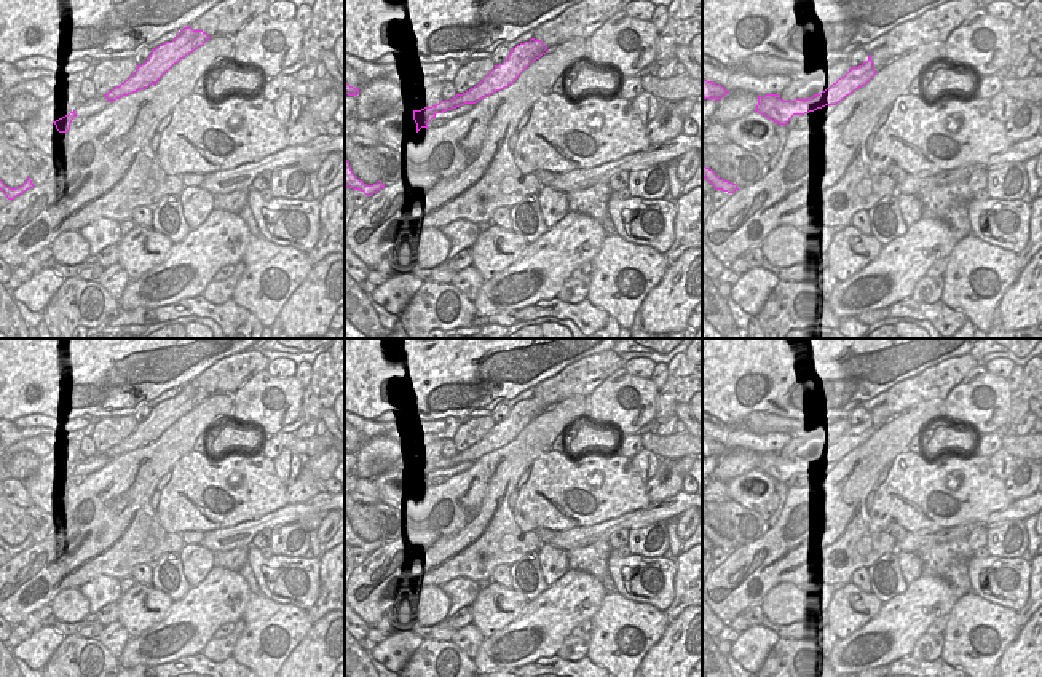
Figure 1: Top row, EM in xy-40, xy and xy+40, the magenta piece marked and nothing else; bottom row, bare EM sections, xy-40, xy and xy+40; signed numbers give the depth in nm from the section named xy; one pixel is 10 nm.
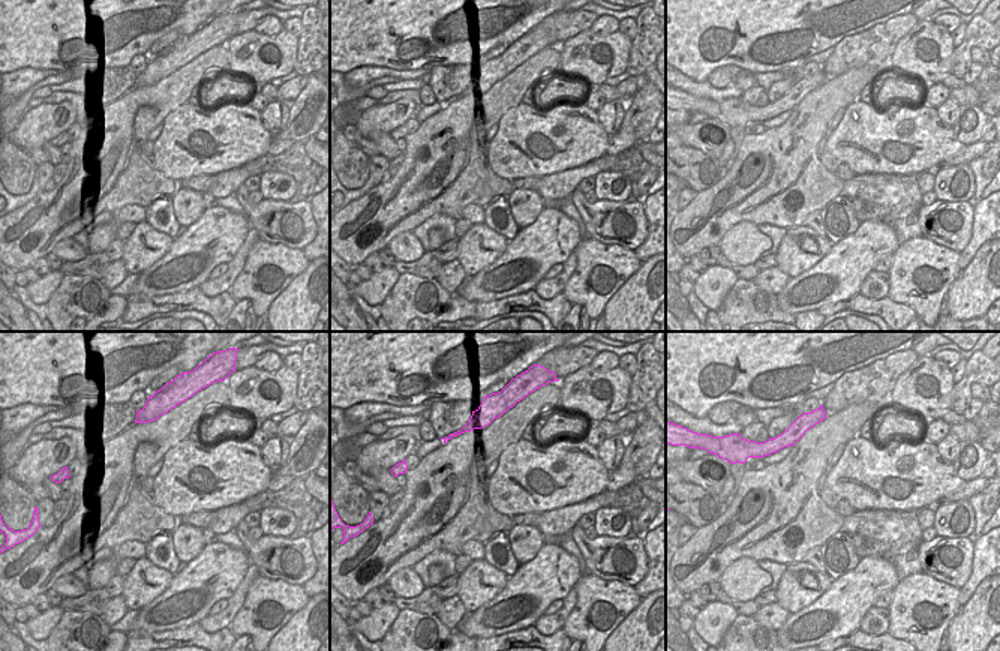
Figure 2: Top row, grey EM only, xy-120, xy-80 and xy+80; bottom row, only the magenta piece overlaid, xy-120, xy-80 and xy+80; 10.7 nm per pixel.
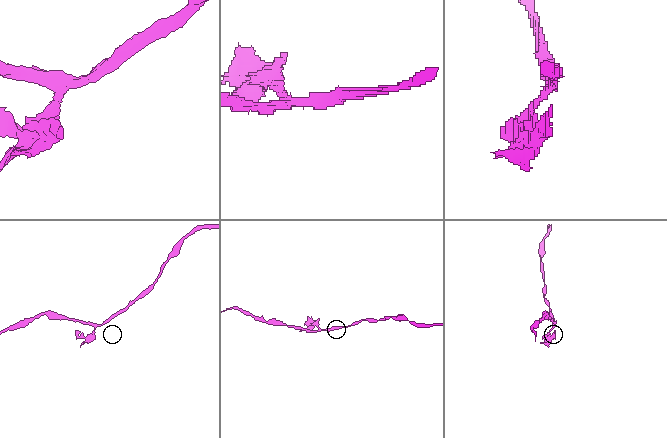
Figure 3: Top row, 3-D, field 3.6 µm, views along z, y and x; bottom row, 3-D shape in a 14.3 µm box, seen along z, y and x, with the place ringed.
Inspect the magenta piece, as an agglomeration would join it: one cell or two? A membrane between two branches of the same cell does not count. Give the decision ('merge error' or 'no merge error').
merge error

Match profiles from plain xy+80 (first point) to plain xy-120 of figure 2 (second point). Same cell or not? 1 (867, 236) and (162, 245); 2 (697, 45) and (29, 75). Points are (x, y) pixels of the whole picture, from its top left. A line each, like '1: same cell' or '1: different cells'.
1: different cells
2: different cells

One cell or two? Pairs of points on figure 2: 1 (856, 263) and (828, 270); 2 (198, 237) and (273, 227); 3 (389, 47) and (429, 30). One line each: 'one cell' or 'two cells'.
1: one cell
2: two cells
3: one cell

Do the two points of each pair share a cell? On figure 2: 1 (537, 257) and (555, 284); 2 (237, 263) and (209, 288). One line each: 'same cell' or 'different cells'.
1: different cells
2: same cell

